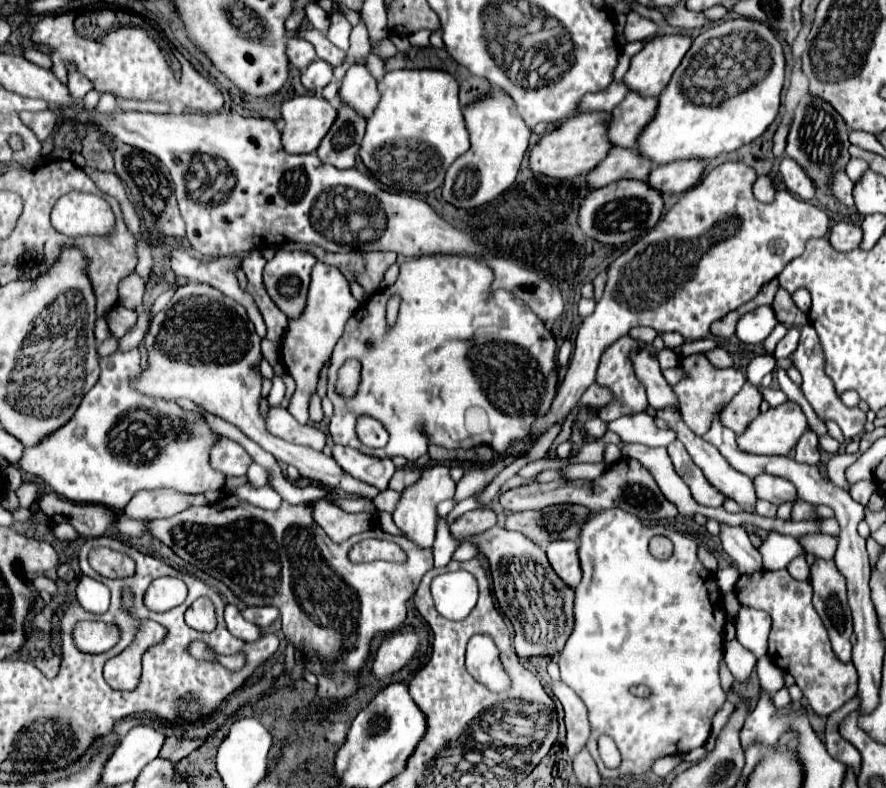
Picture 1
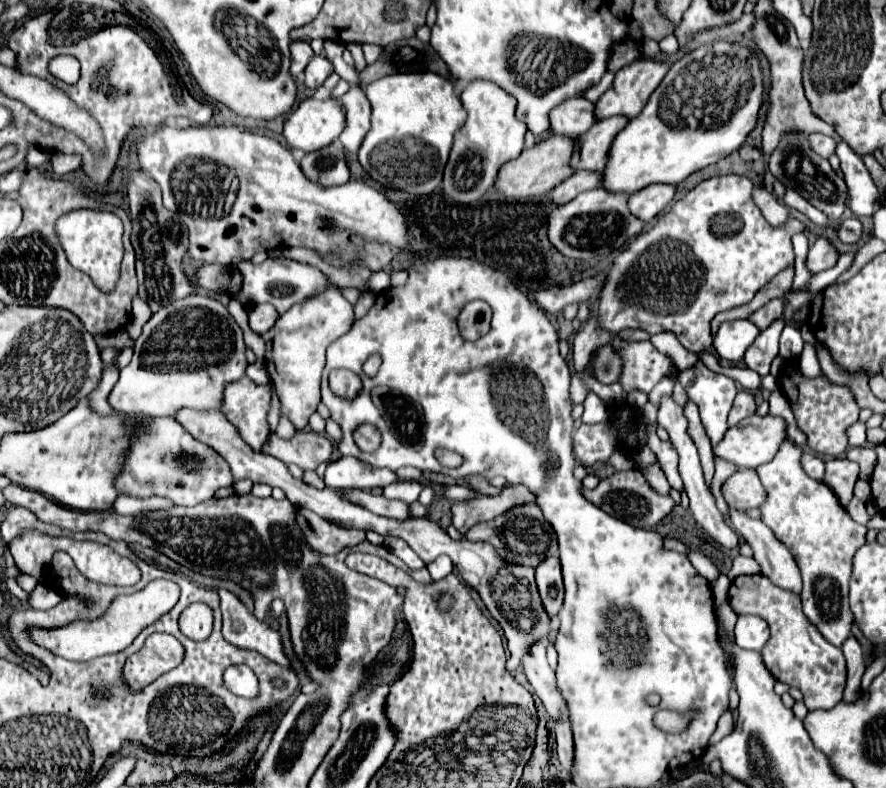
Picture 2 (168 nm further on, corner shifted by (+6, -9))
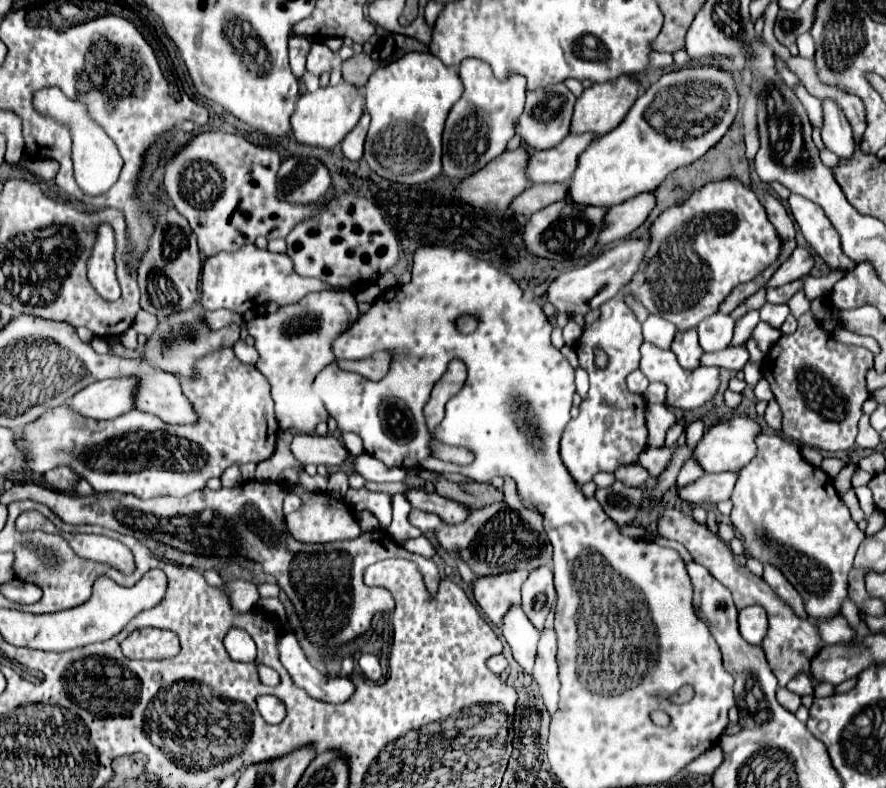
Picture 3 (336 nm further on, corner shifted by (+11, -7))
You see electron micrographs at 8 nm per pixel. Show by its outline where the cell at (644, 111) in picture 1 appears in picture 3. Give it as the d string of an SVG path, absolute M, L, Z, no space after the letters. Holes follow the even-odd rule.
M568 134L558 146L542 152L532 152L526 174L532 184L540 182L570 182L572 172L576 170L580 152L596 136L588 134Z

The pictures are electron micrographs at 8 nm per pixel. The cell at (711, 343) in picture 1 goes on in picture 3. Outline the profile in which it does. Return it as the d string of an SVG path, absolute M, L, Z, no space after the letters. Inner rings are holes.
M650 384L642 394L648 404L666 404L666 386L664 384Z

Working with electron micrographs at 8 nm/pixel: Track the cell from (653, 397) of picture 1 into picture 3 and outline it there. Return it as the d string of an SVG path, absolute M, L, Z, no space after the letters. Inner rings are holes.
M694 420L694 422L684 424L684 436L686 436L688 450L692 452L692 448L696 448L696 444L700 442L700 436L704 436L704 424L702 424L702 420Z

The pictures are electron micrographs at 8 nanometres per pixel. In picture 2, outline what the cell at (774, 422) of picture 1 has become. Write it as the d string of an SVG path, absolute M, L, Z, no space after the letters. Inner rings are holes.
M747 416L743 418L737 426L729 428L723 436L723 440L719 444L713 446L713 456L733 462L737 468L757 468L769 460L773 460L773 456L779 450L779 444L785 440L785 420L777 418L777 416Z

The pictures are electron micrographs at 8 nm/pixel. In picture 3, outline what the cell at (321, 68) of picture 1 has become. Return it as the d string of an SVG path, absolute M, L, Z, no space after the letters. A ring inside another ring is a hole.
M314 42L312 50L308 54L308 62L306 62L306 70L314 76L320 76L322 72L332 72L334 70L334 62L336 62L336 54L322 42Z

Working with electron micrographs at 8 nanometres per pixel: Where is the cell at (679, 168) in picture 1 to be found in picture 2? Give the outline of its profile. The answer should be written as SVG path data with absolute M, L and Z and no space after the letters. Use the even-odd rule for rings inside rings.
M647 186L641 194L629 196L629 210L643 224L649 224L657 214L661 214L675 194L675 186Z

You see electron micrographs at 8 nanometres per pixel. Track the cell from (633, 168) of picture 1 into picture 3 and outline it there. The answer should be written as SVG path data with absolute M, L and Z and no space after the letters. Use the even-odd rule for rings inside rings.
M532 184L528 190L524 190L518 198L512 200L512 210L516 214L530 216L552 202L566 200L566 196L568 184Z

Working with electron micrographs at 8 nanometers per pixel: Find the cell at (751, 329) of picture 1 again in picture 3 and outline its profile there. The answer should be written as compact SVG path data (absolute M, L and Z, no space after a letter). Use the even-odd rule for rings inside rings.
M716 314L716 316L710 316L708 320L704 320L704 324L700 324L696 328L702 350L718 352L718 350L728 348L732 344L734 328L736 328L736 322L724 314Z

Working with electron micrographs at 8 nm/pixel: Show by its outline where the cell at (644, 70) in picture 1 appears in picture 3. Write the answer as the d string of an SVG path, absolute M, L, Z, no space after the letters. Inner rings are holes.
M618 76L616 80L610 80L604 84L594 84L592 88L586 88L574 106L572 132L574 132L574 118L576 118L576 122L580 122L578 132L594 132L596 136L602 136L602 134L614 130L624 120L624 116L636 102L638 94L640 94L640 84L632 76L622 76L622 78Z

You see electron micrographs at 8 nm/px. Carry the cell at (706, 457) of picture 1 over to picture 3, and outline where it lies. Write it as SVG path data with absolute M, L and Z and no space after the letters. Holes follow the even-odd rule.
M764 566L764 576L762 576L762 578L770 584L770 588L772 588L800 618L806 618L804 602L800 600L800 594L796 592L796 588L792 588L792 584L788 584L786 576L784 576L780 570L776 570L776 568L772 568L772 566Z

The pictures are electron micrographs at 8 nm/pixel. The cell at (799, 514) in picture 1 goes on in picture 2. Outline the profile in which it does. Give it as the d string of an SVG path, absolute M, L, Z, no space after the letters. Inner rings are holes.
M785 440L779 446L777 456L757 468L757 476L767 492L759 512L761 520L789 548L801 570L805 616L833 646L841 646L849 638L853 624L853 612L849 610L847 598L851 560L855 550L867 542L867 528L851 520L849 512L839 504L827 484L805 474L801 468L801 454L803 450L795 442Z

